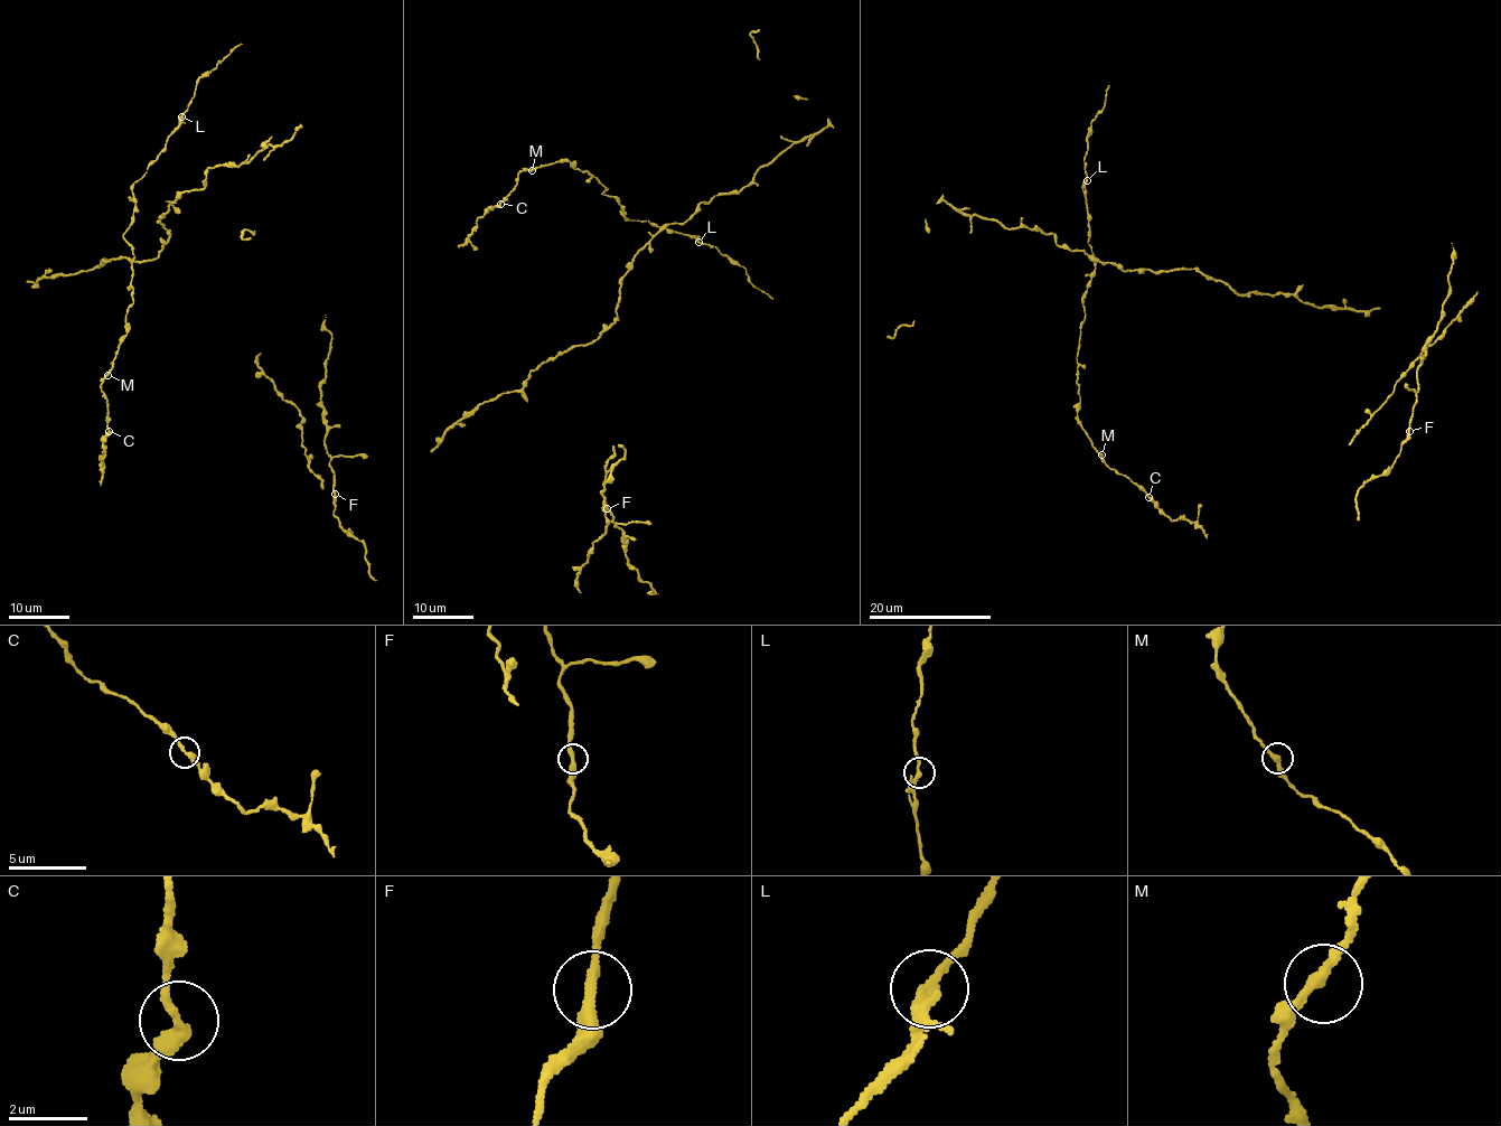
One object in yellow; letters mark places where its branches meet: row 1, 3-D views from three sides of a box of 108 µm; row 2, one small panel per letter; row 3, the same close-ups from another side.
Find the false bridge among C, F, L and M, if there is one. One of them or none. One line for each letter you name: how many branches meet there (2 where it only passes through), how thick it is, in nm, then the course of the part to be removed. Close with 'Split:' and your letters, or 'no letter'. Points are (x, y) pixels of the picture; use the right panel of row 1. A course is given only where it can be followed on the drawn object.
Split: no letter

